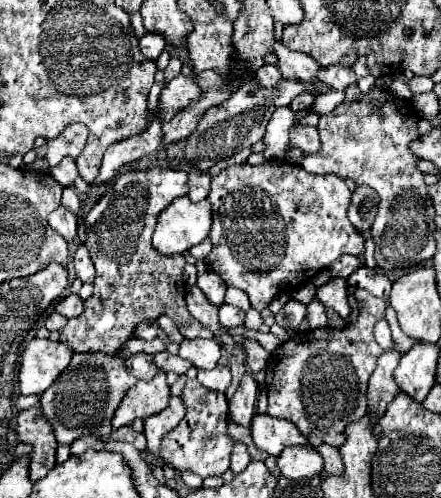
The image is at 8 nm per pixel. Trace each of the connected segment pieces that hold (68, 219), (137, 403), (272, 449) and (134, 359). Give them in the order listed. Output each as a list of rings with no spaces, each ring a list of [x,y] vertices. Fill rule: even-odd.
[[[57,207],[51,215],[49,215],[49,225],[65,239],[71,241],[77,237],[77,217],[67,211],[65,207]]]
[[[159,373],[153,381],[137,381],[121,401],[117,415],[113,417],[113,429],[131,425],[133,419],[149,417],[163,411],[169,403],[169,385],[165,383],[165,373]]]
[[[255,415],[251,421],[251,433],[257,449],[269,455],[279,455],[285,447],[305,445],[305,435],[293,427],[287,419],[277,419],[271,415]]]
[[[135,353],[127,359],[127,369],[139,379],[153,379],[161,369],[153,363],[151,353]]]

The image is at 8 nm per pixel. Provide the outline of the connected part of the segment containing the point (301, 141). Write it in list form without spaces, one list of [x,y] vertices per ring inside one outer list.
[[[305,125],[291,127],[291,145],[299,147],[303,153],[317,153],[321,149],[317,129],[315,127],[305,127]]]

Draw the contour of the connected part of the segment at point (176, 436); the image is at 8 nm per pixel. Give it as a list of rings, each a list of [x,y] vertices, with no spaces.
[[[197,379],[187,381],[181,393],[181,399],[187,407],[185,419],[163,437],[161,443],[161,459],[165,465],[173,467],[175,471],[191,471],[199,477],[213,477],[223,475],[229,469],[231,463],[231,451],[233,451],[233,439],[227,435],[227,401],[225,395],[219,391],[209,391],[207,387],[201,387]]]

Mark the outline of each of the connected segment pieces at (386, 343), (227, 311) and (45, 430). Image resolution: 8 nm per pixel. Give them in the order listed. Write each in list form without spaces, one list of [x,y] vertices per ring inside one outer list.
[[[381,319],[375,325],[375,339],[383,349],[391,349],[393,347],[393,339],[391,339],[391,329],[387,319]]]
[[[223,303],[219,307],[219,321],[223,327],[239,327],[245,319],[245,313],[241,313],[237,307]]]
[[[39,405],[17,415],[17,439],[21,443],[31,443],[35,449],[31,453],[31,479],[39,481],[55,465],[57,441],[47,419],[41,415]]]

